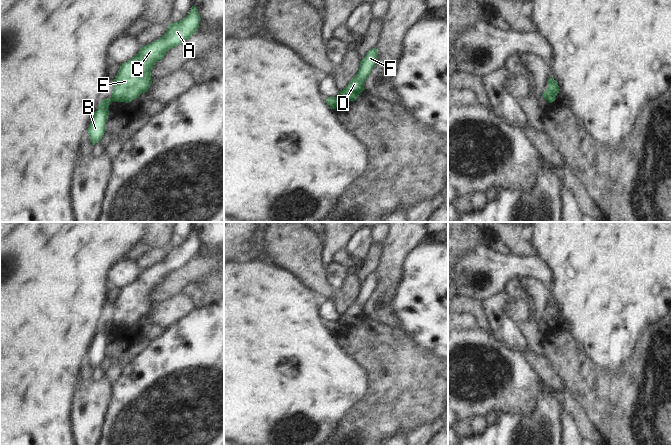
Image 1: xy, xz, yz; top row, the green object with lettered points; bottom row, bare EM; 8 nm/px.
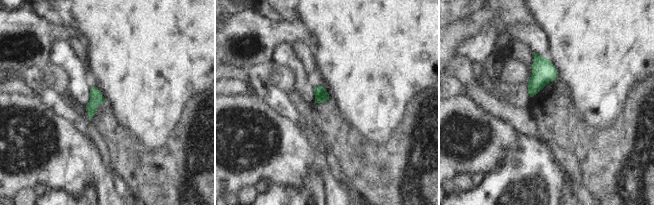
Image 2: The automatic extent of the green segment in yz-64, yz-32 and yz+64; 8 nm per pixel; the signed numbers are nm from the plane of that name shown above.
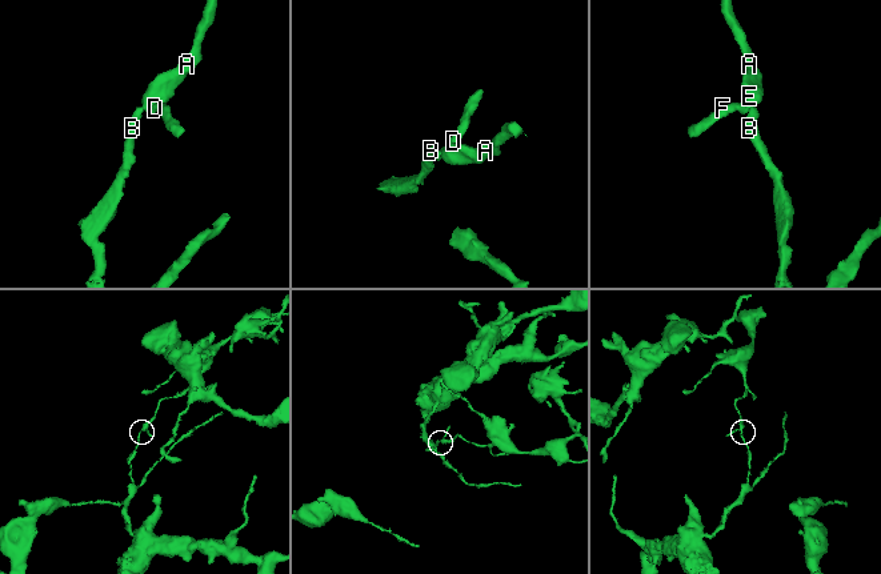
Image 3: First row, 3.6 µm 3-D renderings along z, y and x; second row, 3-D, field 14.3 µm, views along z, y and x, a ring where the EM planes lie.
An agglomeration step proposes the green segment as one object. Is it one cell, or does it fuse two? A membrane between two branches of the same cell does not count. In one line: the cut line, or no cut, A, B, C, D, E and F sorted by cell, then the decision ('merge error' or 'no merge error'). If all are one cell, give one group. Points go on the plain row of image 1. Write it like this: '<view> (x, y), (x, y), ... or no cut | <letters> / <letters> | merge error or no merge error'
xz (336, 321), (339, 325) | A C D E F / B | merge error

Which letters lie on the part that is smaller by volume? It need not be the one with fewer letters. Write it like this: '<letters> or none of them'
A, C, D, E, F

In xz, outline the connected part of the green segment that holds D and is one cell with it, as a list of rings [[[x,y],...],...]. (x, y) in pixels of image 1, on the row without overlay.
[[[376,271],[367,276],[365,281],[360,285],[360,291],[357,298],[351,303],[349,308],[339,315],[337,322],[341,325],[355,325],[359,318],[365,314],[364,306],[373,294],[378,284],[378,276]]]

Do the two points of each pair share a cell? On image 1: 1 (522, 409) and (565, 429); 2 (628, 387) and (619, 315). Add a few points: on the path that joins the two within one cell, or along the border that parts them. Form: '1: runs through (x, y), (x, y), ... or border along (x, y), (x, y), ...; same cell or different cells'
1: runs through (538, 393), (551, 393), (560, 402), (563, 413); same cell
2: border along (637, 344), (617, 374), (603, 372); different cells

